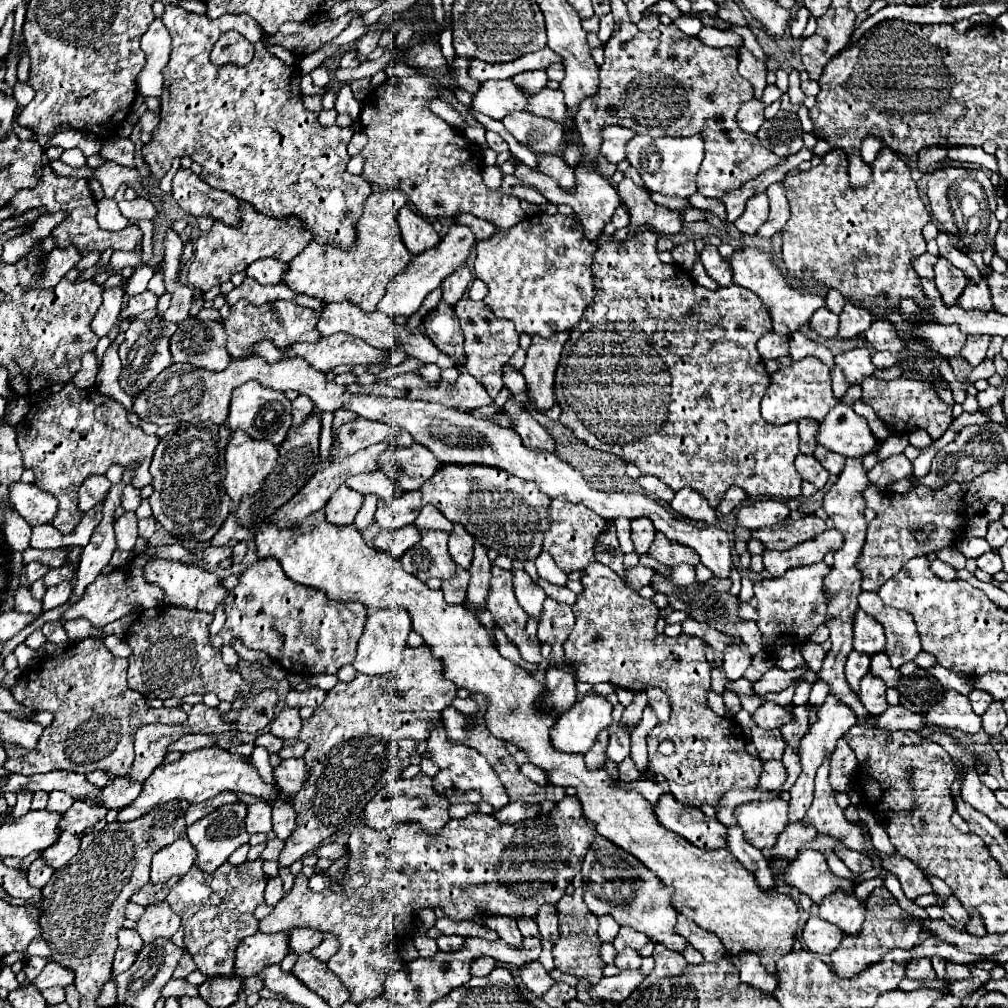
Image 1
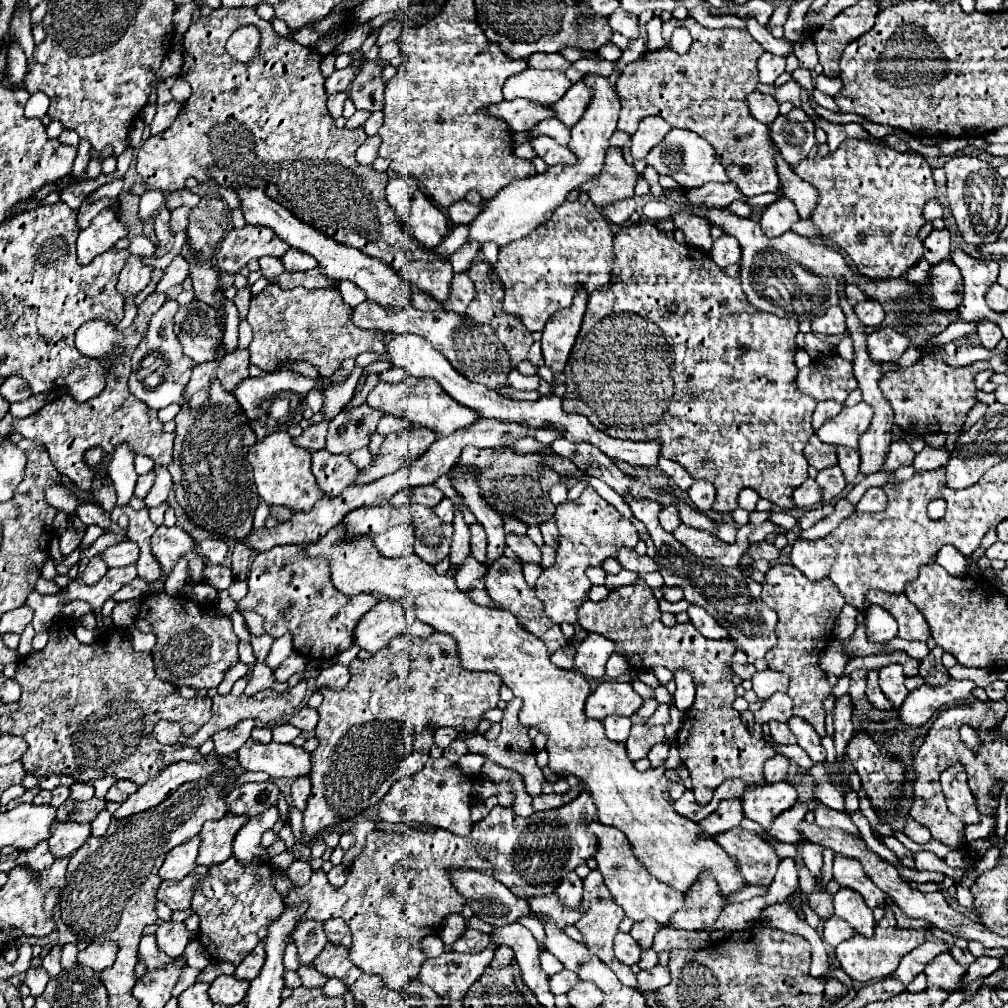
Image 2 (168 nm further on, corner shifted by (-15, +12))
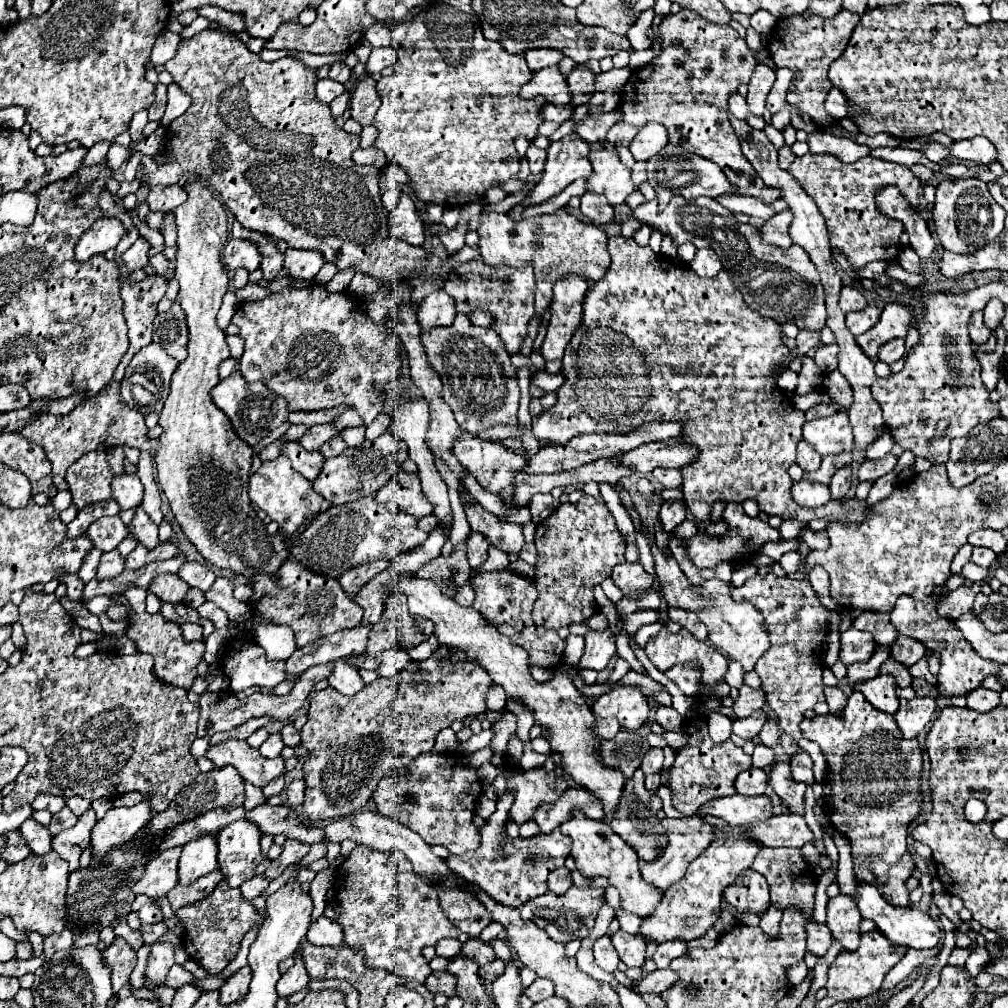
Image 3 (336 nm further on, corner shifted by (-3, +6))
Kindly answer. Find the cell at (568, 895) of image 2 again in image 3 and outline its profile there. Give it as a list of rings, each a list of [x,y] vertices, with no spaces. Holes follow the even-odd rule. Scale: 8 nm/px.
[[[560,867],[560,869],[552,871],[552,875],[548,877],[548,889],[556,895],[566,893],[570,887],[572,887],[572,877],[570,877],[568,867]]]

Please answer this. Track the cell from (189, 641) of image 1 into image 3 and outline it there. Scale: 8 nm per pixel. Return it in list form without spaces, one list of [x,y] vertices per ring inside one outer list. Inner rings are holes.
[[[128,587],[124,591],[124,597],[130,601],[134,617],[130,619],[130,627],[128,627],[128,637],[134,639],[138,651],[142,653],[150,653],[154,657],[154,673],[168,685],[176,685],[182,689],[190,689],[190,685],[194,683],[194,679],[198,677],[196,665],[204,655],[204,641],[184,641],[180,625],[176,623],[168,623],[162,613],[150,615],[146,613],[146,591],[142,587]]]

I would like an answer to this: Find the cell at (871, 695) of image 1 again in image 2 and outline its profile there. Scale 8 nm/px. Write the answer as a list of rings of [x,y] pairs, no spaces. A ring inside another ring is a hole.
[[[900,665],[882,667],[878,675],[880,675],[880,689],[892,701],[892,705],[898,709],[904,703],[904,697],[908,695],[908,689],[904,687],[904,673],[902,673]]]

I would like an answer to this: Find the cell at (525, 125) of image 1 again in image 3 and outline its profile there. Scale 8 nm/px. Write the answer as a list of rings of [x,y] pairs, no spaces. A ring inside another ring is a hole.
[[[576,65],[568,75],[568,85],[572,89],[572,107],[584,105],[594,95],[596,75],[586,65]]]

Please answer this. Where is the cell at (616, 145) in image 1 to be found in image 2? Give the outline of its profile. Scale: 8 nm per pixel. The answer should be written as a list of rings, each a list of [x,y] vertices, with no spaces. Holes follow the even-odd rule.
[[[644,117],[638,125],[638,131],[630,139],[632,157],[644,159],[648,155],[648,151],[652,149],[652,145],[656,145],[656,141],[660,141],[664,137],[664,133],[668,133],[668,129],[670,129],[670,125],[666,121],[662,121],[662,117]]]

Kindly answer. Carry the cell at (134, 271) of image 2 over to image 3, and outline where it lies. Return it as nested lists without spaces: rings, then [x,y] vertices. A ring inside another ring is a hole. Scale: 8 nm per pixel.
[[[138,237],[136,243],[122,255],[126,267],[128,267],[130,271],[134,271],[134,269],[138,269],[138,267],[148,265],[148,251],[150,251],[150,247],[152,247],[152,245],[150,245],[144,237]]]

